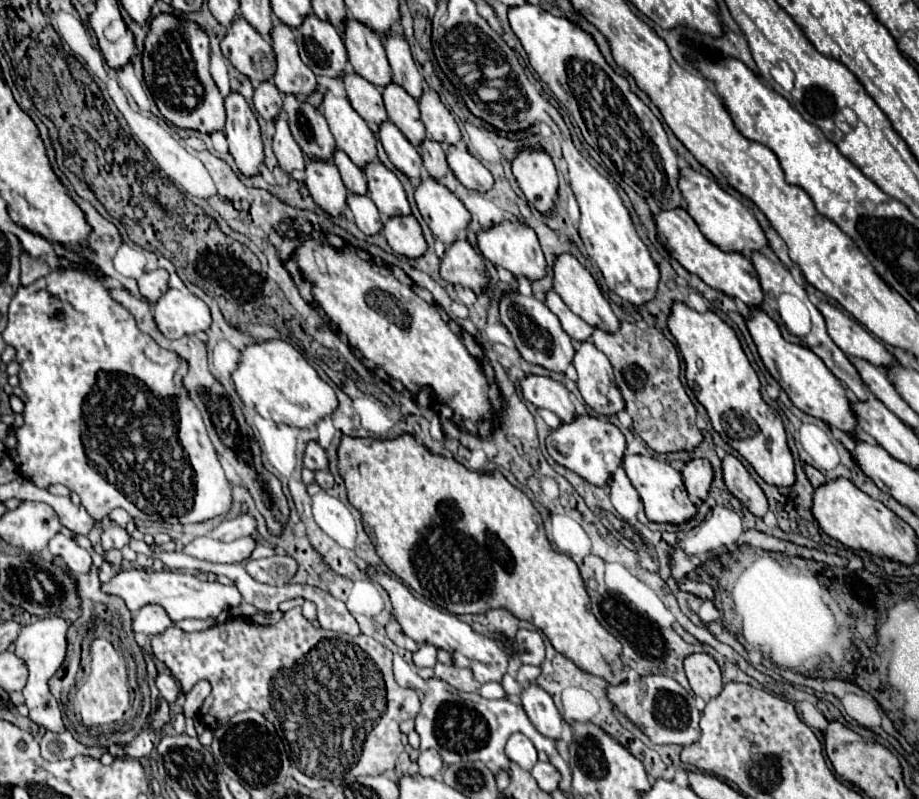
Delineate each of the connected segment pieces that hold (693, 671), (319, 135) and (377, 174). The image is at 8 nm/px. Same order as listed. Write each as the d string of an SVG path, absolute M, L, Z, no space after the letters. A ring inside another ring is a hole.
M691 653L685 657L685 673L693 693L703 701L717 697L723 689L719 665L707 653Z
M285 93L283 97L283 111L289 117L289 129L297 145L307 157L331 161L335 139L325 117L313 105L293 93Z
M371 161L365 165L363 173L367 177L367 193L385 217L411 213L403 185L393 171L389 171L381 161Z

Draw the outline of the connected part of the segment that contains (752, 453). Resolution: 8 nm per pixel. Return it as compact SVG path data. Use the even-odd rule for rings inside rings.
M673 301L667 327L675 337L679 351L683 353L687 365L687 385L707 409L713 429L725 443L729 443L751 463L765 483L777 487L793 485L793 455L787 445L781 415L763 401L759 377L753 371L735 331L713 311L699 313L681 301Z

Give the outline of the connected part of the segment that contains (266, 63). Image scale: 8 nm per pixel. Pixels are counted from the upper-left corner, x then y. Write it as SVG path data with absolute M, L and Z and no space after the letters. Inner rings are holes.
M235 17L227 27L221 51L235 69L247 75L253 83L269 81L275 75L275 53L271 43L265 41L263 35L243 17Z

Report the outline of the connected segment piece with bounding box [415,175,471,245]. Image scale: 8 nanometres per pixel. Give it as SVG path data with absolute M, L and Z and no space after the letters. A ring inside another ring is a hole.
M425 175L415 185L415 203L431 233L451 245L457 233L467 227L471 213L467 207L439 181Z

